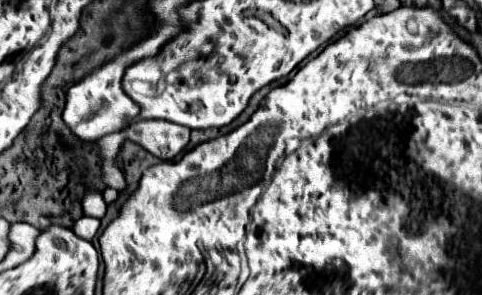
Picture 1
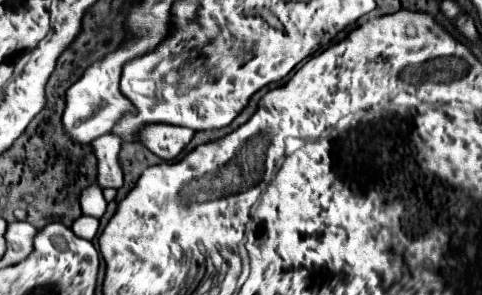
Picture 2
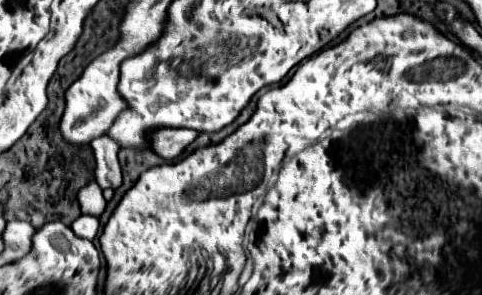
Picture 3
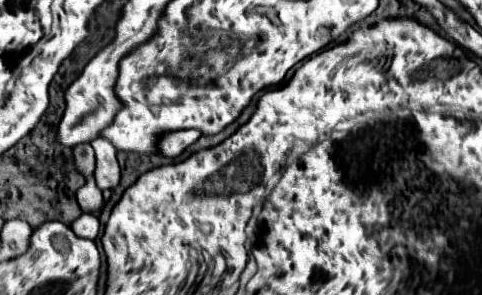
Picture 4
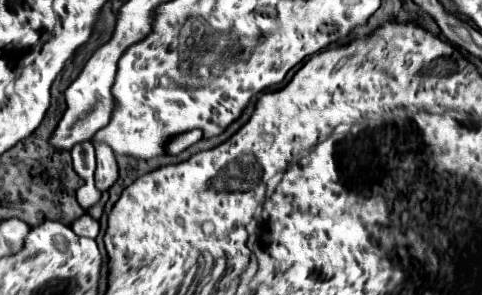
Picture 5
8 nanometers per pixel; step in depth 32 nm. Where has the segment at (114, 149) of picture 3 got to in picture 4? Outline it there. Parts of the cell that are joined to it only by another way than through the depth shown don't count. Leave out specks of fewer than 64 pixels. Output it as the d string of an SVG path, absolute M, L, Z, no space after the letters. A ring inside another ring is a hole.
M96 138L90 144L96 152L96 170L94 170L96 184L102 190L116 188L120 184L120 166L118 166L118 160L116 160L114 144L108 142L106 138Z

